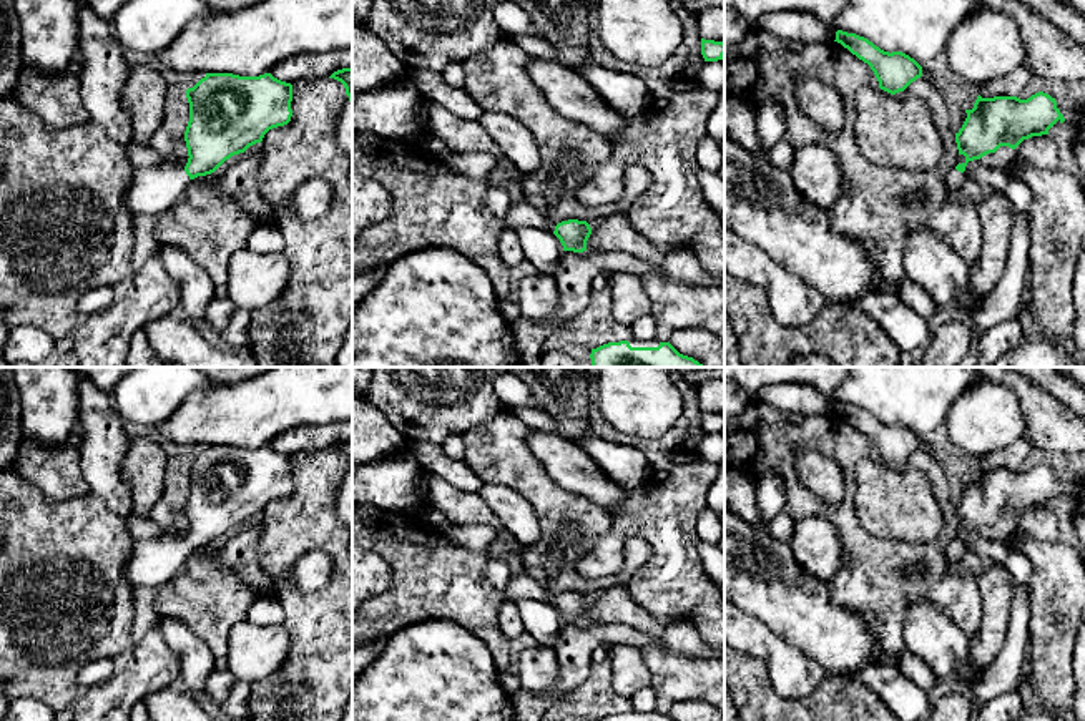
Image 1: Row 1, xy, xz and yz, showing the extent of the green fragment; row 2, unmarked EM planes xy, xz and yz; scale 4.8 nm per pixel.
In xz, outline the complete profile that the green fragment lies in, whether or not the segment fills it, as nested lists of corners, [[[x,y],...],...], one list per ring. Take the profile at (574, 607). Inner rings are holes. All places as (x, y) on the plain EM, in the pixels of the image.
[[[525,568],[510,575],[505,598],[512,601],[538,600],[550,603],[560,611],[563,623],[573,625],[587,623],[587,613],[592,606],[592,600],[587,593],[568,591],[557,595],[530,576]]]

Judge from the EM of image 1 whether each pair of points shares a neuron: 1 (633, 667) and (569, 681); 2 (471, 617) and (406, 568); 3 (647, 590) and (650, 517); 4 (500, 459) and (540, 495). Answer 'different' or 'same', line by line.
1: different
2: same
3: same
4: same

